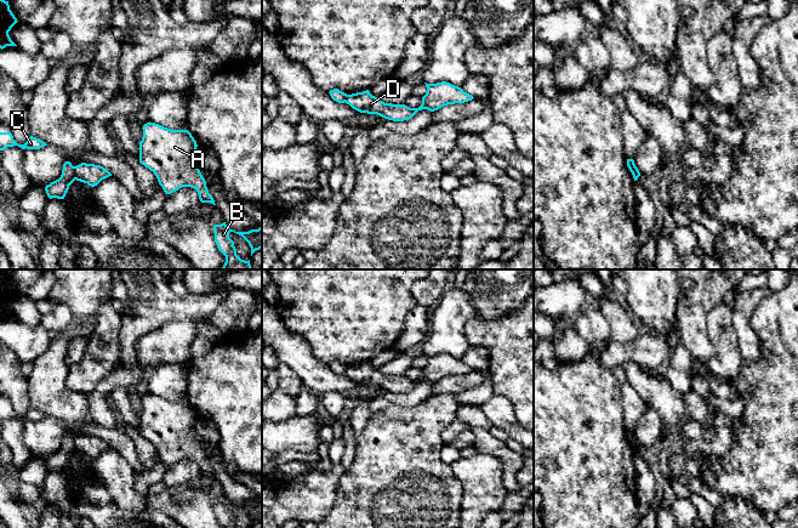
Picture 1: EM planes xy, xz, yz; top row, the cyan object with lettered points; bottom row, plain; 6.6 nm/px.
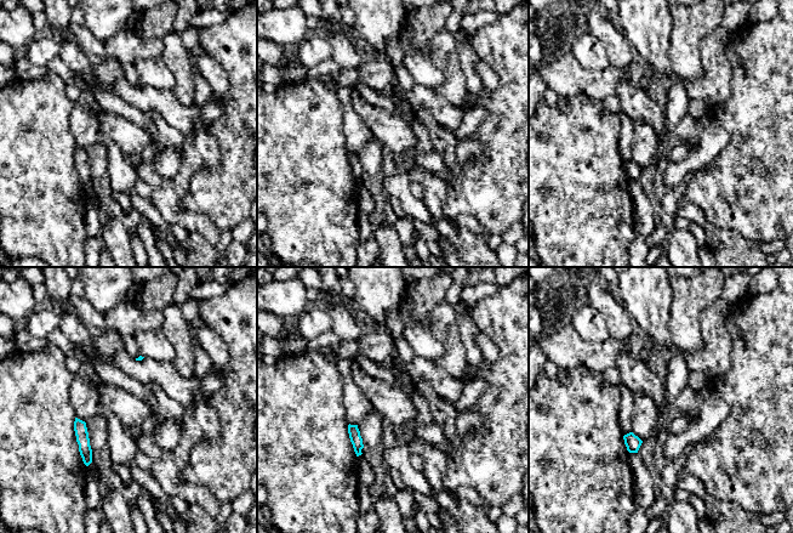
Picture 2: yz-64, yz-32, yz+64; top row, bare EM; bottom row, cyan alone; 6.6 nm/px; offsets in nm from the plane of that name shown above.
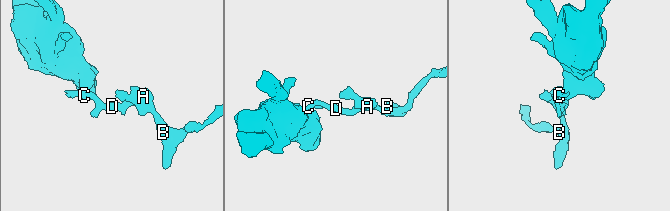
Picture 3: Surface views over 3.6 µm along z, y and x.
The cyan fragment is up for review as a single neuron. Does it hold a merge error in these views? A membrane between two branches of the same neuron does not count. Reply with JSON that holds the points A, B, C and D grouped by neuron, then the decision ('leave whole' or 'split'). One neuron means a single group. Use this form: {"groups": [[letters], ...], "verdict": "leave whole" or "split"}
{"groups": [["A", "B", "D"], ["C"]], "verdict": "split"}

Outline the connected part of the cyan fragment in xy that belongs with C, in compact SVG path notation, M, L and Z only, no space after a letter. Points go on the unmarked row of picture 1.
M0 404L0 422L4 422L7 419L18 418L22 421L40 421L47 418L44 413L30 408L24 416L18 416L11 404Z

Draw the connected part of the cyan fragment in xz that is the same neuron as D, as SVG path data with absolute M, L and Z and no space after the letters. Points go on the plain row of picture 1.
M446 353L424 356L427 364L422 369L422 376L418 380L410 380L405 376L384 375L372 368L369 362L348 367L346 375L360 385L377 386L393 393L404 393L411 391L418 382L422 381L434 384L444 377L464 375L474 370L461 359Z

